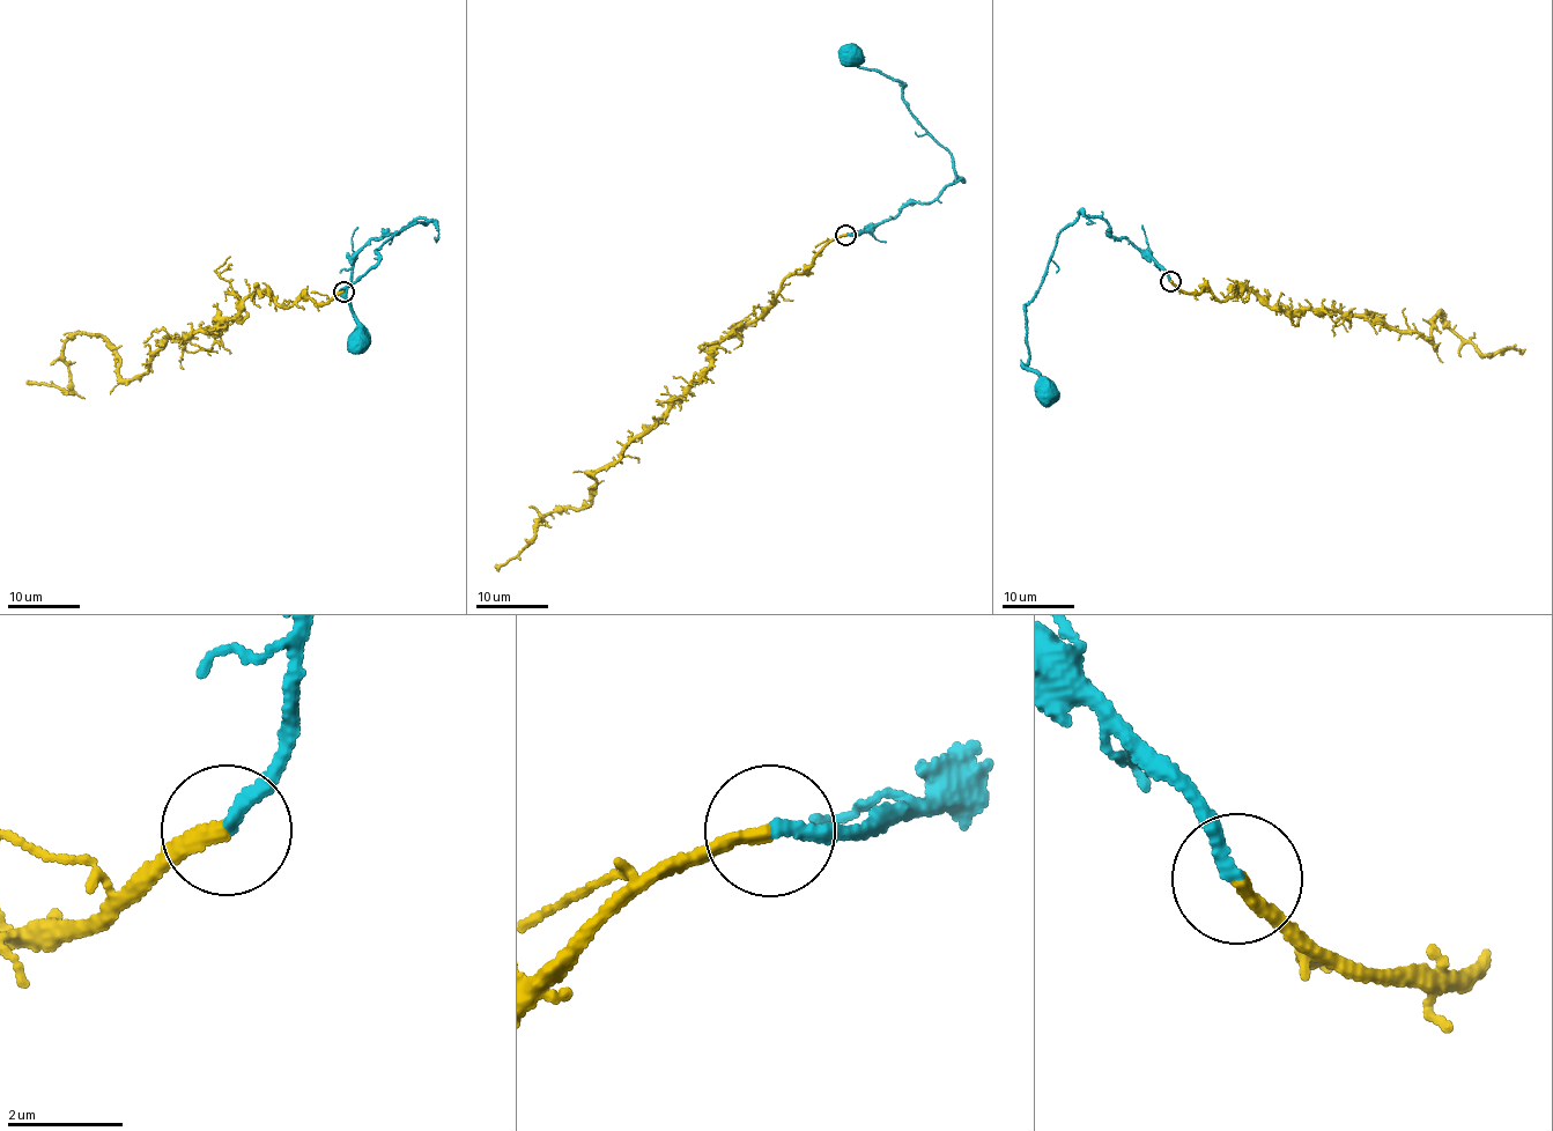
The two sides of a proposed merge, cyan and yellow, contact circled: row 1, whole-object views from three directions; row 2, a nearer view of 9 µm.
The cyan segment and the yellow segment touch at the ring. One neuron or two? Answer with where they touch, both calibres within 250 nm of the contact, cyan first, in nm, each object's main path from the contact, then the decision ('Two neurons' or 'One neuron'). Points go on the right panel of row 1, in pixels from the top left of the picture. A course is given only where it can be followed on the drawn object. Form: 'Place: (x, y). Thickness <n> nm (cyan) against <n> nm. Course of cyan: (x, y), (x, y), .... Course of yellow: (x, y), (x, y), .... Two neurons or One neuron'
Place: (1170, 281). Thickness 240 nm (cyan) against 260 nm. Course of cyan: (1170, 281), (1103, 219), (1078, 215), (1063, 227), (1025, 307), (1025, 367), (1037, 374), (1044, 393). Course of yellow: (1170, 281), (1219, 301), (1249, 289), (1280, 312), (1367, 313), (1433, 346), (1442, 311), (1483, 353), (1522, 352). One neuron

